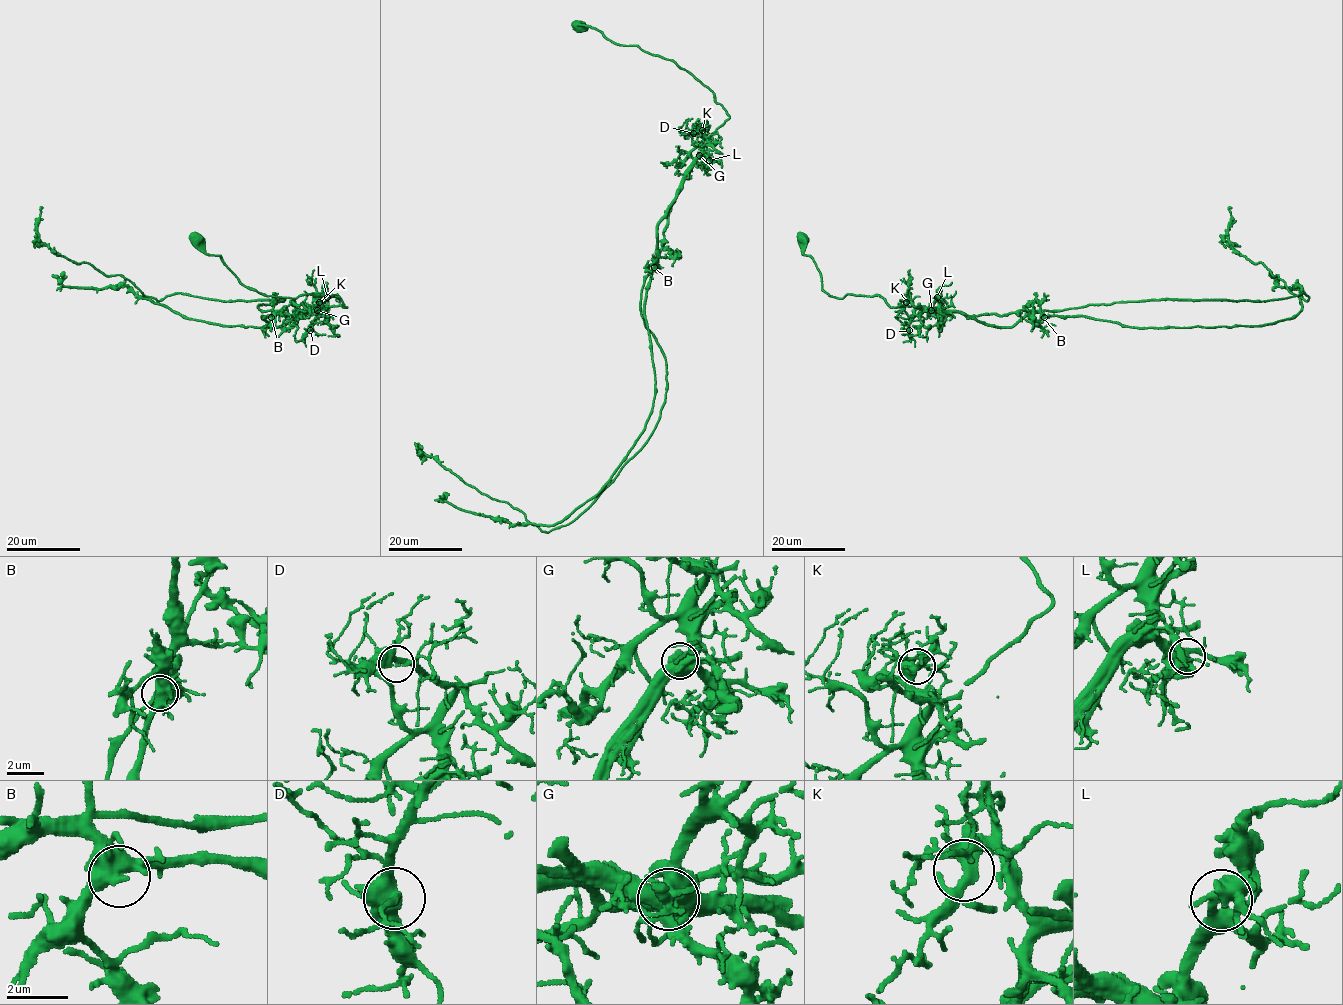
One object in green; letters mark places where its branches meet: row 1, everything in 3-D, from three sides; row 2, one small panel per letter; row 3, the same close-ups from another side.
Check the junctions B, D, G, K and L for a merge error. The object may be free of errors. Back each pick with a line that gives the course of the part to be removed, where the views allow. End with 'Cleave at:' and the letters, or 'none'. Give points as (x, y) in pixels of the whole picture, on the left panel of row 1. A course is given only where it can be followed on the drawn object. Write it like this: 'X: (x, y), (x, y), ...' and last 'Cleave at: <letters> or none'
G: (317, 310), (275, 326), (273, 312), (262, 315), (272, 327), (213, 324), (126, 286), (65, 287), (63, 271)
Cleave at: G

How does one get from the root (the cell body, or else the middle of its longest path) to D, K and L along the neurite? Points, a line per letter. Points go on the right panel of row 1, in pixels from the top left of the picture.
D: (800, 238), (802, 253), (813, 260), (822, 288), (829, 295), (879, 295), (891, 307), (917, 306), (909, 330)
K: (800, 238), (802, 253), (813, 260), (829, 295), (879, 295), (891, 307), (919, 307), (906, 302)
L: (800, 238), (802, 253), (813, 260), (822, 288), (831, 296), (879, 295), (891, 307), (924, 308), (937, 297)

